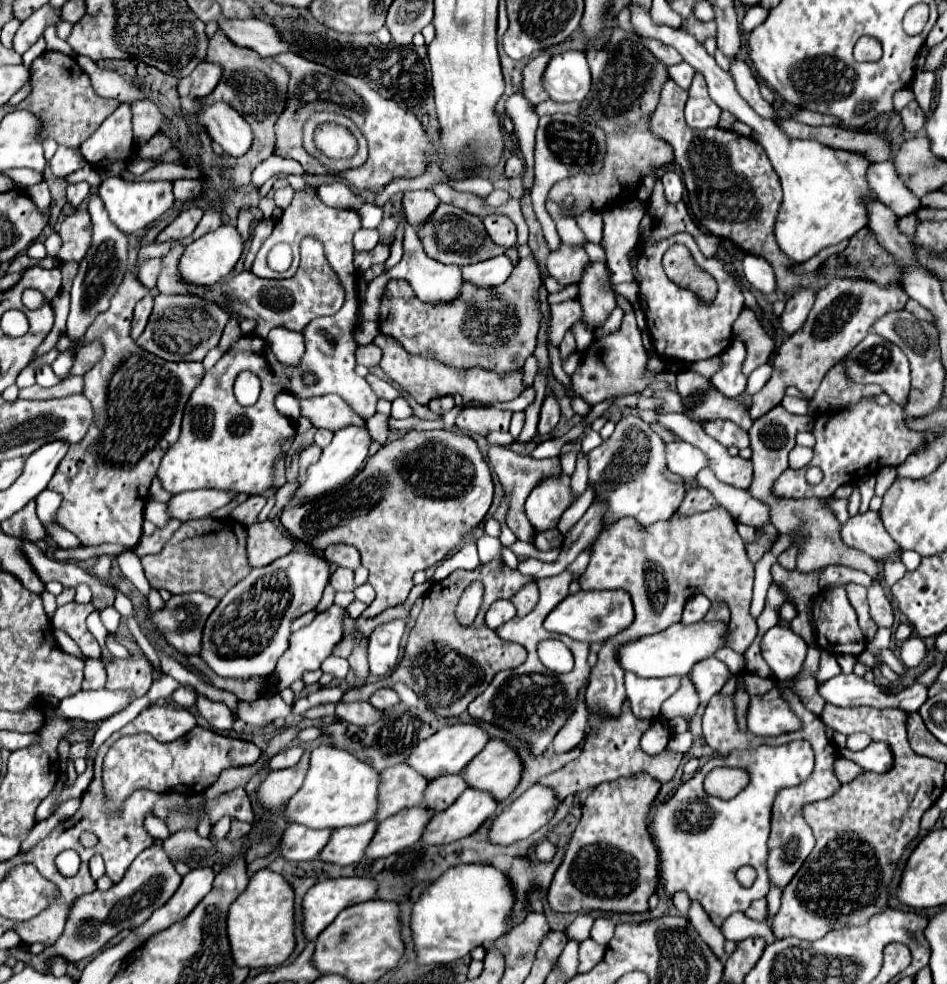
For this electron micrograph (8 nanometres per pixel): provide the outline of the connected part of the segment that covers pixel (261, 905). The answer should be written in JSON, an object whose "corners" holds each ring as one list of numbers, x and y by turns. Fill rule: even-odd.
{"corners":[[259,869,249,879,243,895,239,895,227,911,227,937,231,955,239,967,275,967,293,953,293,889,279,873]]}

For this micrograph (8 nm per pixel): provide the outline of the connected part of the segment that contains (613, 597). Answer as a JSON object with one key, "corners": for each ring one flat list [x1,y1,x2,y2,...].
{"corners":[[617,589,617,591,579,591,575,595,565,597,545,619,543,627,547,631,563,633,569,635,575,641,583,643,605,643,607,639,615,637,617,633,625,631,635,619,633,613,633,603,627,591]]}

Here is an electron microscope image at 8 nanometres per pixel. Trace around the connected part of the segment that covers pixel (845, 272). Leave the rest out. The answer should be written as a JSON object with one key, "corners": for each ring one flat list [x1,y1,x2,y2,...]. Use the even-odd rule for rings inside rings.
{"corners":[[867,227,855,233,849,245,841,253,831,255,825,265,827,281,823,281,823,287,833,277,867,277,881,285,901,284,901,267,883,247,879,247,875,235]]}

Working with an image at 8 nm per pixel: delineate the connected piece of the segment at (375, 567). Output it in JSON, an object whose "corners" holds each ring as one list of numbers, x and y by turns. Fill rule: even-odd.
{"corners":[[449,429,409,431,401,439,385,443,375,457,347,485,335,489,327,497,319,497,299,507,285,507,279,521,285,531,303,541,315,553,323,553,329,545,353,545,361,553,363,567,369,571,369,583,375,587,375,601,361,617,377,617,383,609,403,603,413,587,415,571,423,571,449,557,463,535,477,527,493,501,493,479,477,443]]}

